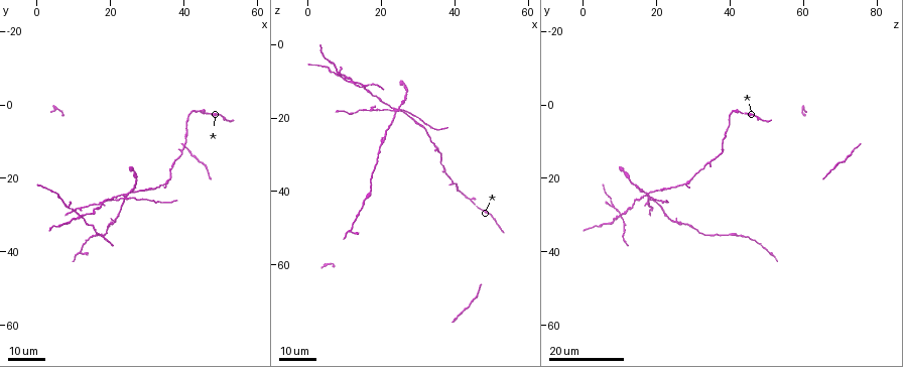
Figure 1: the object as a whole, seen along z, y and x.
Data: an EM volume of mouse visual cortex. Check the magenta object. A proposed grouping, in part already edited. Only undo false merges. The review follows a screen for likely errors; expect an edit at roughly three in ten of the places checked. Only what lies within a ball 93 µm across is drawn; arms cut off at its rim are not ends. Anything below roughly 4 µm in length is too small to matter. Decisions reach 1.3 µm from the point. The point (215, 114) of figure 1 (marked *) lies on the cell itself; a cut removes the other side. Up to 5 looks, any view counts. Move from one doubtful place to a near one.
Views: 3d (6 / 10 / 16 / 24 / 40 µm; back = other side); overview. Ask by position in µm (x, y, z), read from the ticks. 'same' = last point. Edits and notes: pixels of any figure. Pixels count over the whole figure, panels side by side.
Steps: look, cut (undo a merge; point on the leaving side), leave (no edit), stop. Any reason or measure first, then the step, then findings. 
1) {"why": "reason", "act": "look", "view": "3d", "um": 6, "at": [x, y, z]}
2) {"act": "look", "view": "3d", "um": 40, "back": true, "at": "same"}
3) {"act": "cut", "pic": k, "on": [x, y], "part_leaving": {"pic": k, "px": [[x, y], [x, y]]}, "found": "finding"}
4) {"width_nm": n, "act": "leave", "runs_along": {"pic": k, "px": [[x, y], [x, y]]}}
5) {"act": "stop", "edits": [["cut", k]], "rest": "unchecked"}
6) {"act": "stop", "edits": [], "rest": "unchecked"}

{"why": "small branch off a trunk", "act": "look", "view": "3d", "um": 16, "at": [35.0, 21.5, 28.0]}

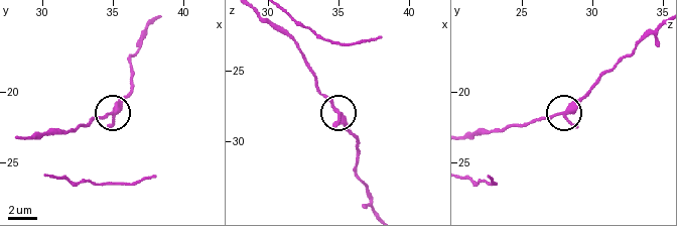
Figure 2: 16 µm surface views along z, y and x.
{"act": "look", "view": "3d", "um": 10, "at": [34.8, 21.6, 27.8]}

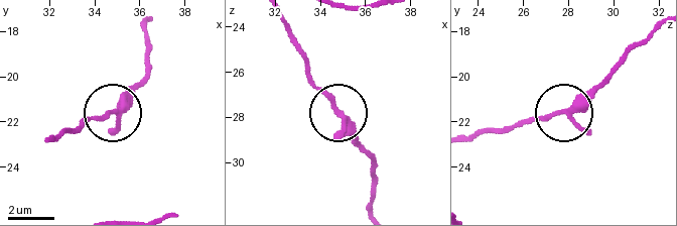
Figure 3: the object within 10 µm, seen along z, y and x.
{"act": "leave", "runs_along": {"pic": 3, "px": [[659, 26], [572, 107], [522, 119]]}, "found": "continuous, no second cell"}

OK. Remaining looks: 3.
{"why": "four or more arms meet", "act": "look", "view": "3d", "um": 16, "at": [11.5, 31.0, 10.0]}

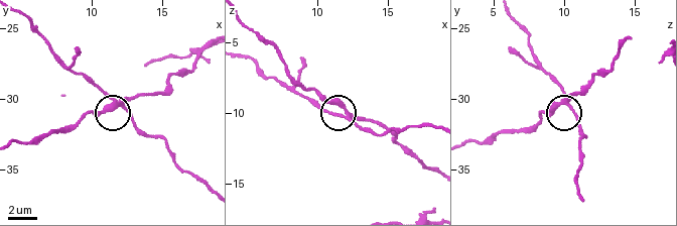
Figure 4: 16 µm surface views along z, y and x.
{"why": "closer look", "act": "look", "view": "3d", "um": 6, "at": [12.0, 30.4, 9.6]}

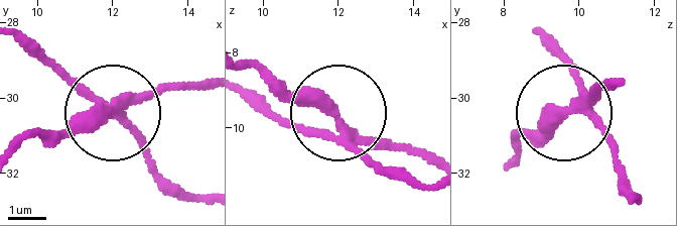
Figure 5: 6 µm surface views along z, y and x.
{"arms": 4, "act": "cut", "pic": 5, "on": [73, 79], "part_leaving": {"pic": 5, "px": [[587, 110], [581, 81], [549, 42]]}, "found": "two cells meet here"}

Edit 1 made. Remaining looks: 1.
{"act": "stop", "edits": [["cut", 5]], "rest": "unchecked"}

